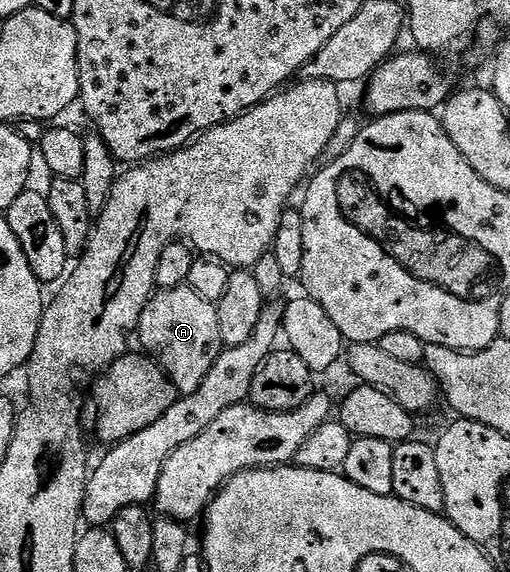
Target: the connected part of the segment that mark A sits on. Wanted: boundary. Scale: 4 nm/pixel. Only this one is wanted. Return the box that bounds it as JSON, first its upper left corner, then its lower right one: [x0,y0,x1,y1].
[135,284,223,397]

